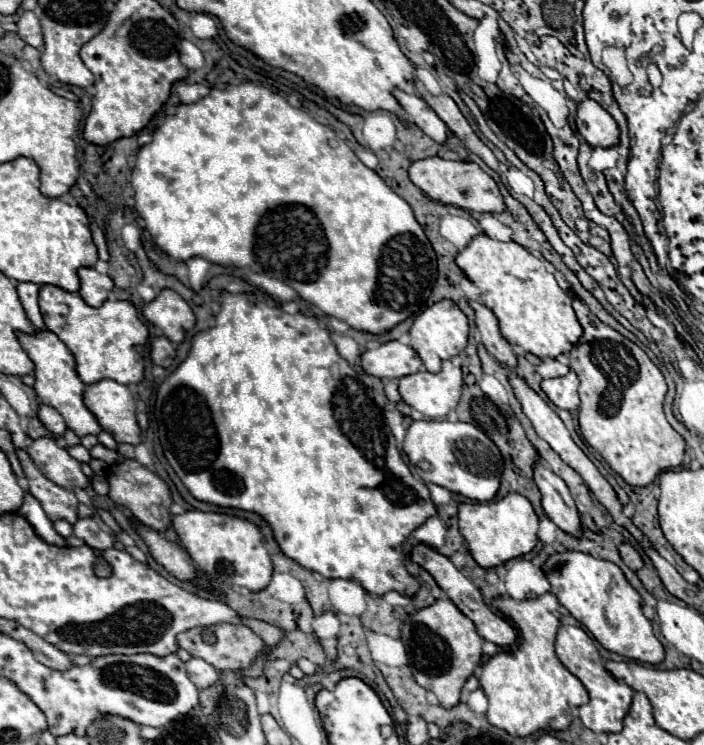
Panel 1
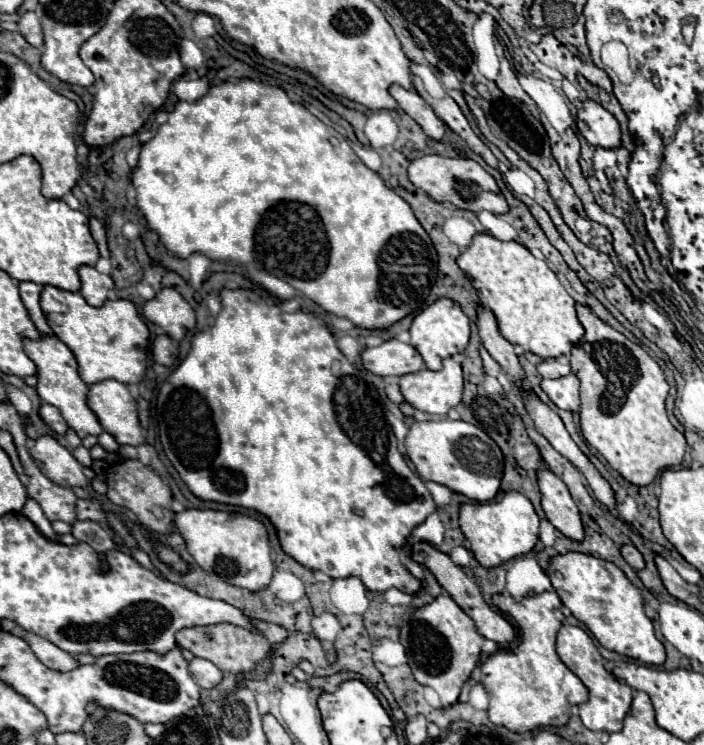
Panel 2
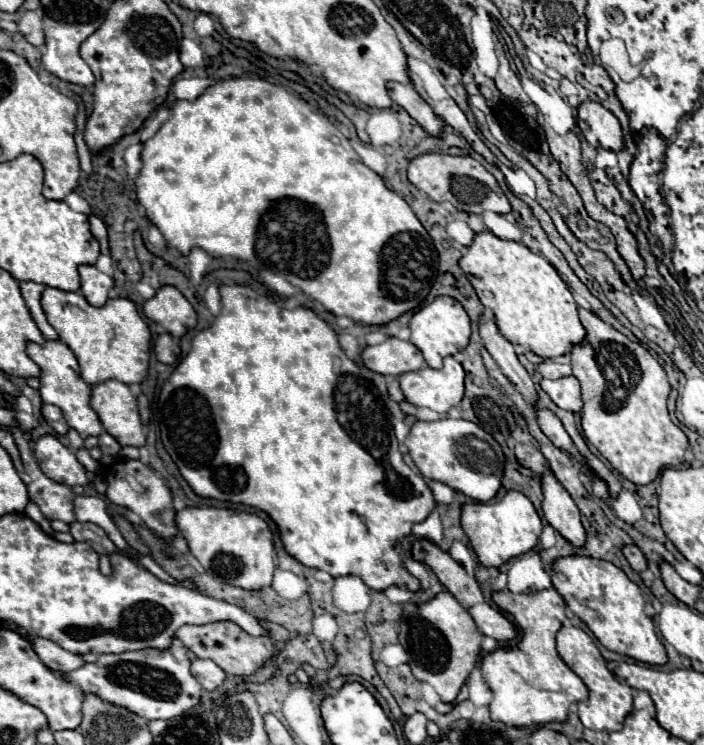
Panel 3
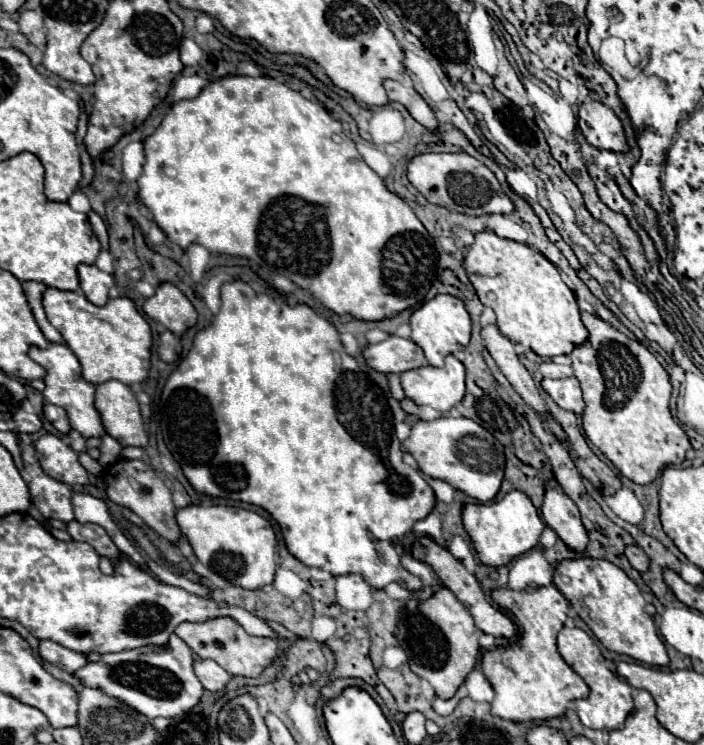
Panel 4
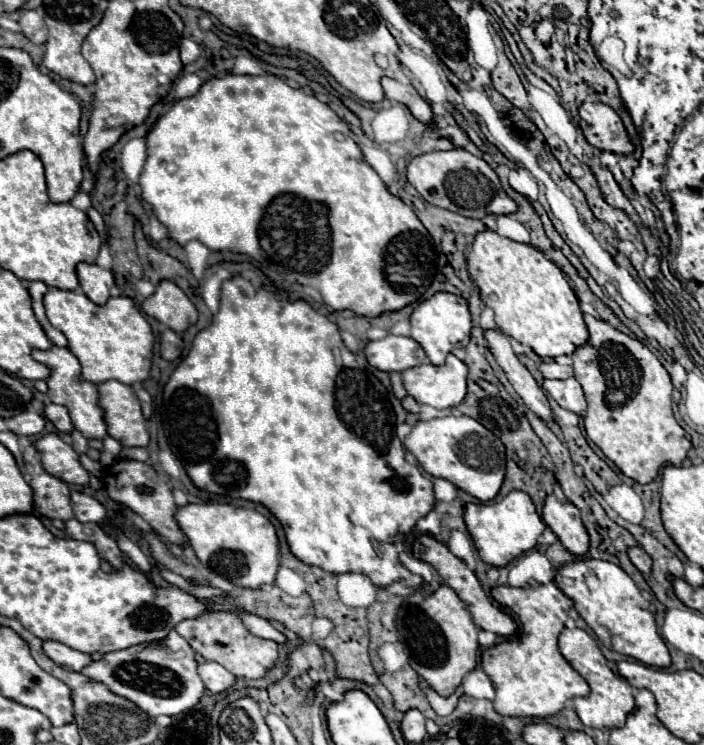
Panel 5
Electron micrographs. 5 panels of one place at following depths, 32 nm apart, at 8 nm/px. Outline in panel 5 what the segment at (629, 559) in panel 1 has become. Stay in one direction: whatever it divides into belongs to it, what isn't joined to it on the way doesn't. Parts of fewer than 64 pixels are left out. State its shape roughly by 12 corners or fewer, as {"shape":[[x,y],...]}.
{"shape":[[640,546],[628,548],[628,558],[642,574],[652,560]]}

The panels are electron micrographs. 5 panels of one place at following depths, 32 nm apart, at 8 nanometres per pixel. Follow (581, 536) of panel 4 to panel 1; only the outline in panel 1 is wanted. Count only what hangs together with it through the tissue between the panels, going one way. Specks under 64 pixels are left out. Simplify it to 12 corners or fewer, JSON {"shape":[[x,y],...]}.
{"shape":[[542,458],[534,482],[544,512],[558,528],[580,536],[578,508],[568,486]]}

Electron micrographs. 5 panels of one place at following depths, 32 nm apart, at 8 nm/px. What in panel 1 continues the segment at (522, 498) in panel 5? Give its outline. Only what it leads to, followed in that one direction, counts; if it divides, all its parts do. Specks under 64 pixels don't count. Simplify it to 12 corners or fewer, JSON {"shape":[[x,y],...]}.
{"shape":[[512,492],[464,502],[458,528],[482,568],[528,554],[538,516]]}

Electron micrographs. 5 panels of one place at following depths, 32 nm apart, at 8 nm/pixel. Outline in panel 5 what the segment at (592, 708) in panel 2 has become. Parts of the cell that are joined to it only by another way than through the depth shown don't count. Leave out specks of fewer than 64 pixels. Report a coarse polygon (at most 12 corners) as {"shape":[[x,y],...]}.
{"shape":[[564,628],[558,648],[588,682],[574,708],[584,726],[622,728],[632,686],[608,668],[596,640]]}

